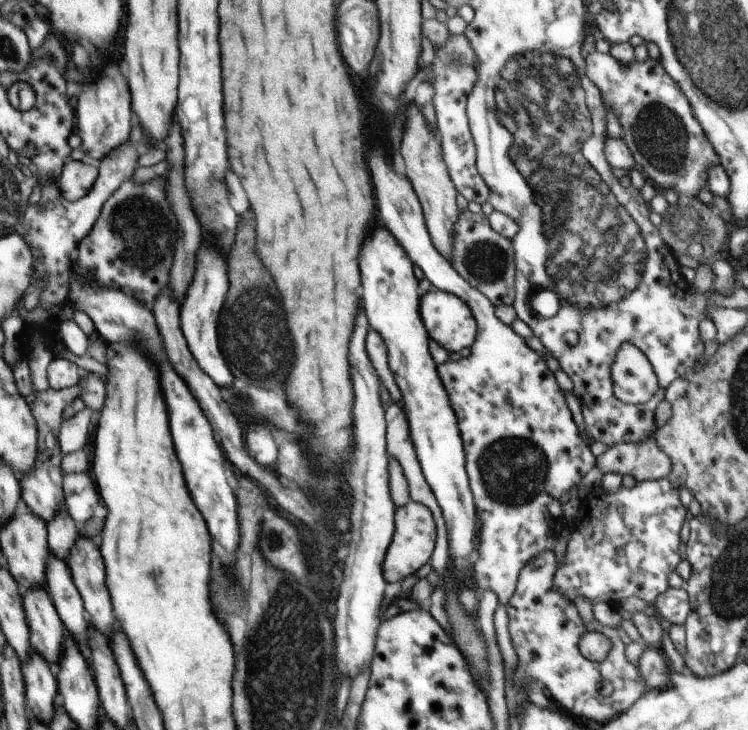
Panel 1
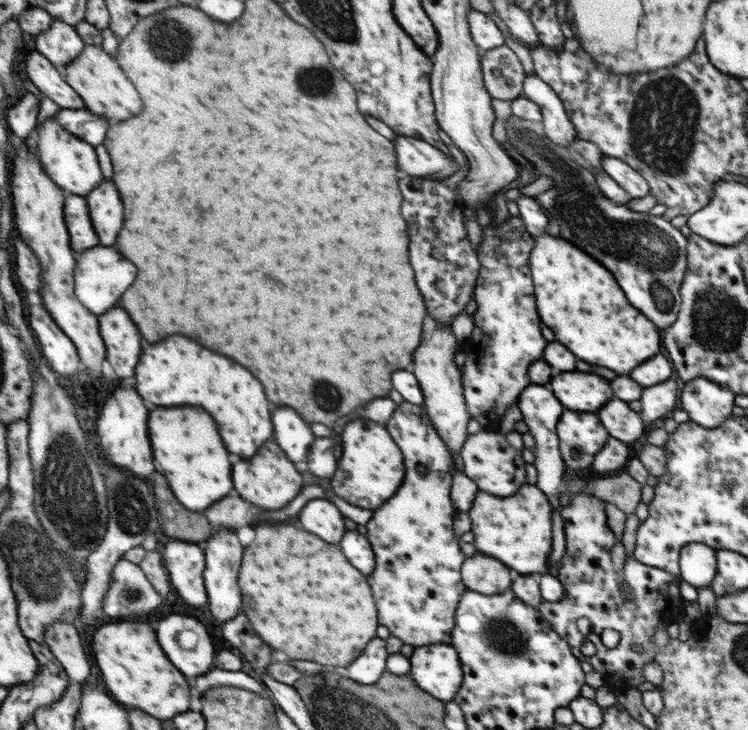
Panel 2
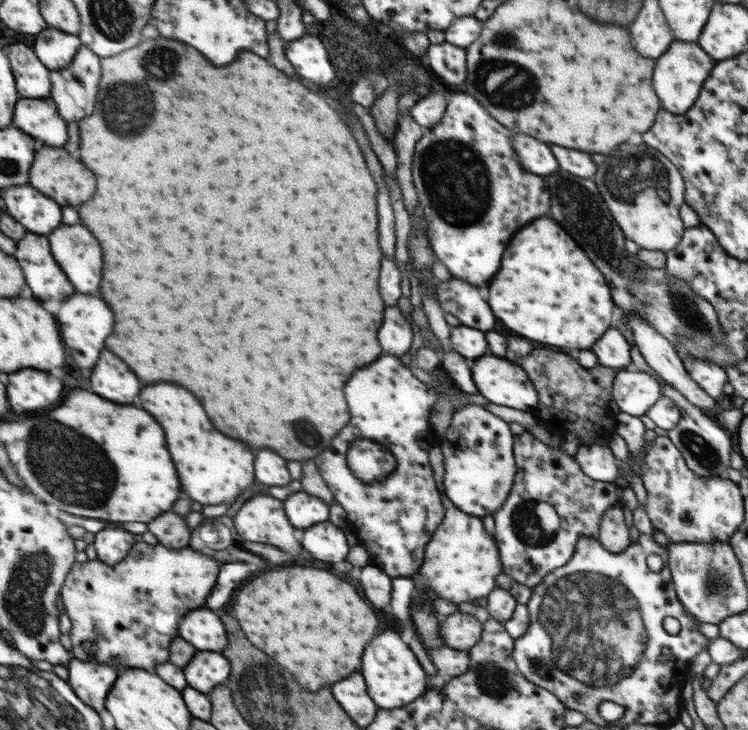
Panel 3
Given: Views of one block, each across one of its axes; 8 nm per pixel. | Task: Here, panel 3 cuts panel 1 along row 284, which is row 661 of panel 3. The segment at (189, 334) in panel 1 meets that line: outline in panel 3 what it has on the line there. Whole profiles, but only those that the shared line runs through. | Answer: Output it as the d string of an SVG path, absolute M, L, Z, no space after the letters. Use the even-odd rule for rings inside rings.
M198 652L184 668L188 686L198 692L210 692L230 676L230 664L220 652Z

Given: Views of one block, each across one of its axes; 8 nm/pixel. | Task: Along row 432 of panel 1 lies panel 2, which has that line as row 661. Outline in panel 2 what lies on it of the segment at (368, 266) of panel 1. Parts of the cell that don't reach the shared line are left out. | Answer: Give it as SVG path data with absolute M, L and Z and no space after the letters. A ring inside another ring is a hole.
M449 643L415 647L412 653L412 680L445 704L455 699L462 685L462 666L456 649Z

